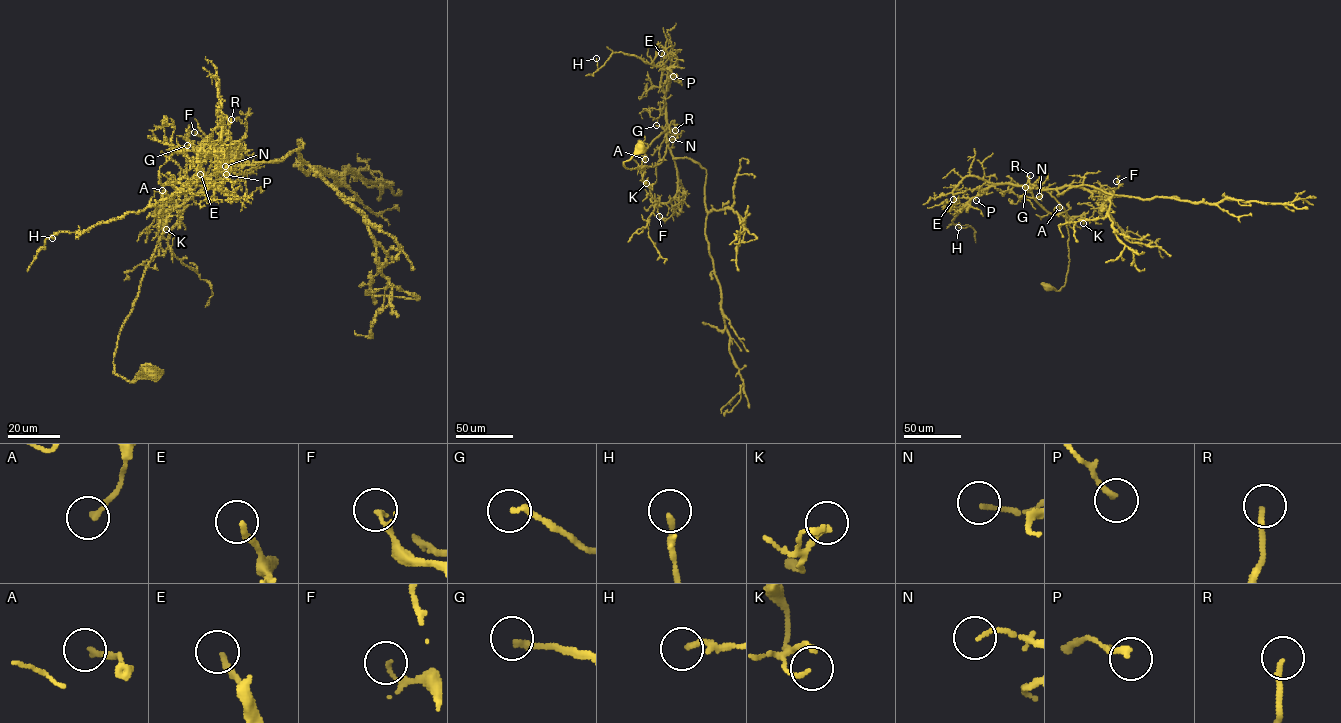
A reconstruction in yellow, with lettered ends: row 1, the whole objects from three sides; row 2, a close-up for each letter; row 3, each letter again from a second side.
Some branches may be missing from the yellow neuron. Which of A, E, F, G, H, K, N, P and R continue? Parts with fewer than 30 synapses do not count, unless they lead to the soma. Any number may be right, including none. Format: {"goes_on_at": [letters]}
{"goes_on_at": ["G"]}

